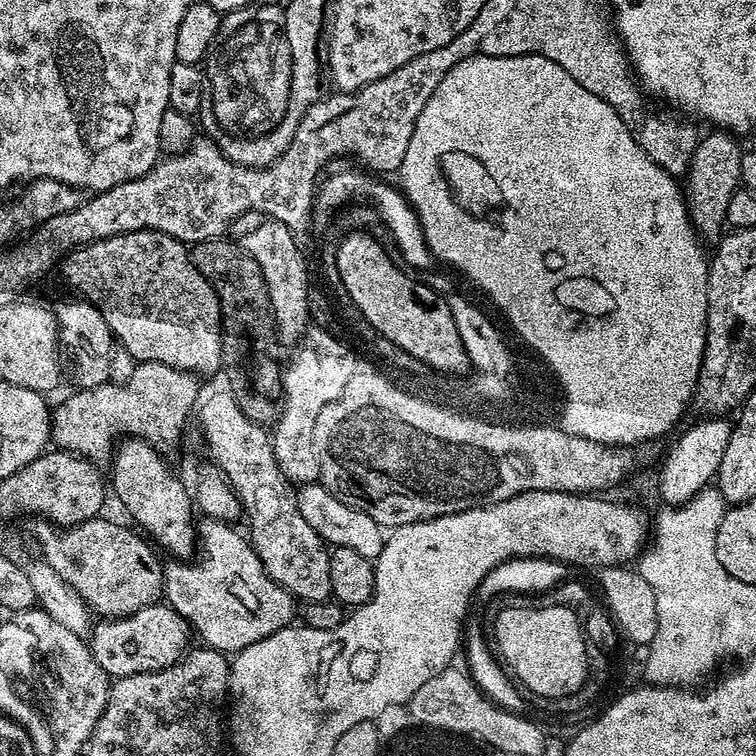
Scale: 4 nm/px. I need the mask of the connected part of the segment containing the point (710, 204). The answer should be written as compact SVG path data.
M712 130L709 136L701 135L686 173L688 185L685 183L682 191L688 217L697 236L705 241L721 239L726 228L726 206L730 206L730 198L741 187L742 145L736 140L739 139L733 133L723 130Z

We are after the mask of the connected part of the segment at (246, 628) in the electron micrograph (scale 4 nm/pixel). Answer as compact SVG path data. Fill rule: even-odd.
M201 519L195 563L163 565L167 603L194 629L195 635L197 632L204 639L201 641L207 647L225 654L241 652L262 638L270 638L270 634L289 627L298 616L297 601L266 571L249 539L232 528L235 527L231 523L222 520Z

